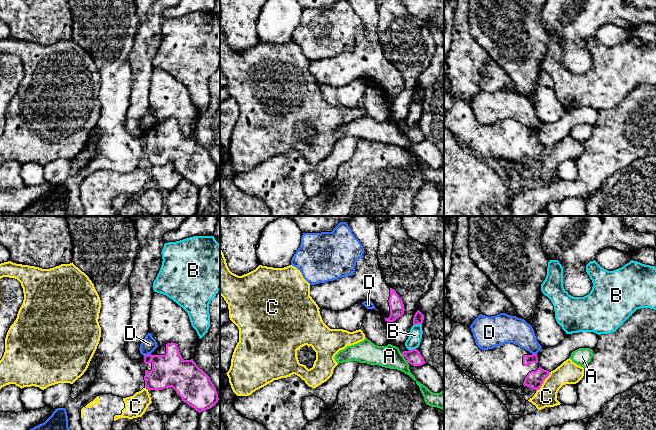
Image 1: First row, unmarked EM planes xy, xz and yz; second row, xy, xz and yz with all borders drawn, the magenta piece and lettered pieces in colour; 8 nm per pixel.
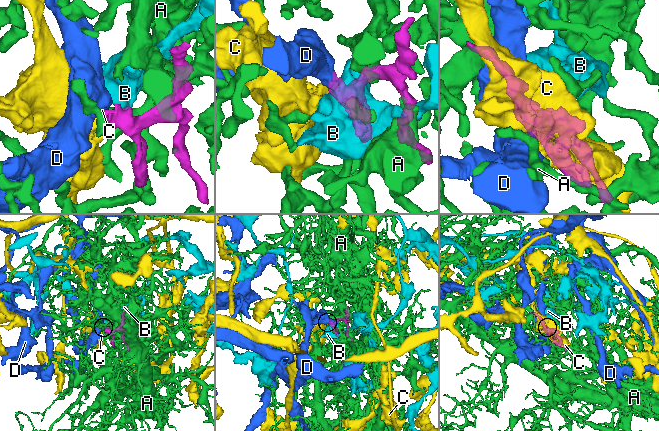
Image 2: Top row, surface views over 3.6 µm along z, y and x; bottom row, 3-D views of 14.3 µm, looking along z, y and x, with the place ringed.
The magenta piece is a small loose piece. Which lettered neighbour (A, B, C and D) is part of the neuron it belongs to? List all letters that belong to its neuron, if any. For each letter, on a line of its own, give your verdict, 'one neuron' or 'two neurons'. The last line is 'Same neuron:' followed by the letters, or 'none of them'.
A: two neurons
B: two neurons
C: two neurons
D: two neurons
Same neuron: none of them

